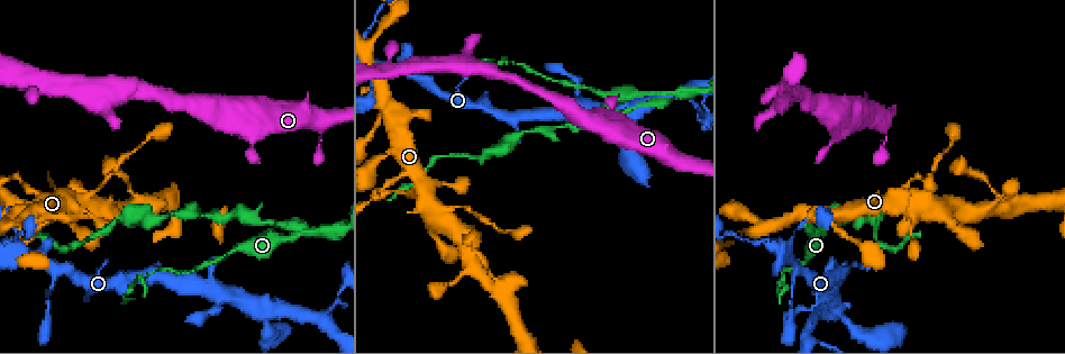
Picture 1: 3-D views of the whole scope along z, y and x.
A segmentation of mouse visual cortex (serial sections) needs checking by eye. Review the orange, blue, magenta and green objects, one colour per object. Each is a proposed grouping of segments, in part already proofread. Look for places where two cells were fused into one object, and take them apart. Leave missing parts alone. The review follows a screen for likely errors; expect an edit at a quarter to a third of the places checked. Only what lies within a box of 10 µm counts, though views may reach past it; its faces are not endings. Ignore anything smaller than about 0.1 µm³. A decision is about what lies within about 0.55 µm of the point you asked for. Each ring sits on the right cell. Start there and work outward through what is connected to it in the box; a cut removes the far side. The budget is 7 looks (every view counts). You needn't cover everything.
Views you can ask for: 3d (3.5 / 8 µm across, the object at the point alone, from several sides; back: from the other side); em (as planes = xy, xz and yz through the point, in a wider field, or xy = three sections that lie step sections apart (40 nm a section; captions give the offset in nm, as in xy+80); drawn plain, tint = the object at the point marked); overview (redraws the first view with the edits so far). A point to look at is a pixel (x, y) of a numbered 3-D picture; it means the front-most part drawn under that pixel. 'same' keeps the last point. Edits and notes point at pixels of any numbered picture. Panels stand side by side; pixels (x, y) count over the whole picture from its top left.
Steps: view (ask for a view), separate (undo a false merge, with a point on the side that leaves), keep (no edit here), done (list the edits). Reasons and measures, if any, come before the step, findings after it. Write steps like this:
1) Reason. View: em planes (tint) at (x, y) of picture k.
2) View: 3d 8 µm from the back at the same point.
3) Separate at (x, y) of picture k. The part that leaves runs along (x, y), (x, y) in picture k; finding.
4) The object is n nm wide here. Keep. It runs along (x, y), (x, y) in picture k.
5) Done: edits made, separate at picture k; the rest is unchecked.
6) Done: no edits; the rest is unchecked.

Side arm on a straight run. View: 3d 8 µm at (309, 231) of picture 1.

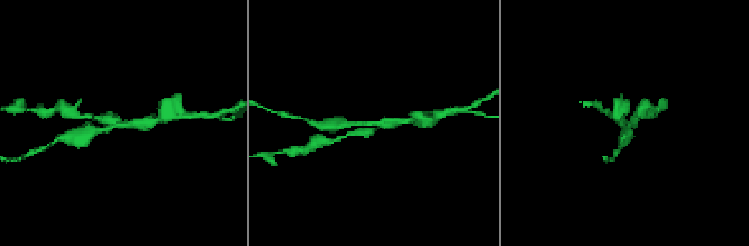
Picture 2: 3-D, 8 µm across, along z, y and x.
3 arms meet here; the arms are 150, 200, 200 nm wide. View: em planes (tint) at the same point.

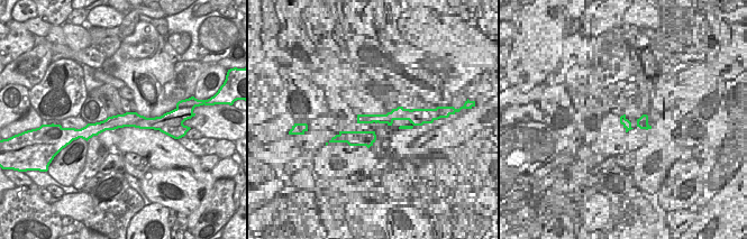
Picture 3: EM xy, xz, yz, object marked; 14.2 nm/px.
Separate at (174, 112) of picture 2. A second cell is stuck on.

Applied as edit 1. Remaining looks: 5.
Arms part here. View: 3d 3.5 µm at (264, 308) of picture 1.

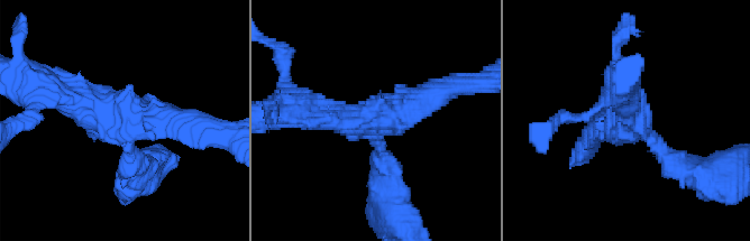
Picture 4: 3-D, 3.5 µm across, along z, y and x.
Shape alone is not enough. View: em xy step 1 (tint) at (635, 119) of picture 4.

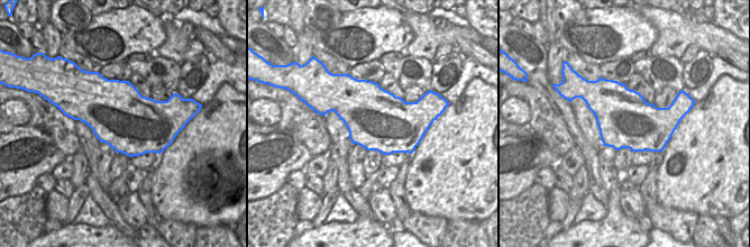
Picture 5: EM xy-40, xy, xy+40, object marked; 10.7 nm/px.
View: em xy step 3 (tint) at the same point.

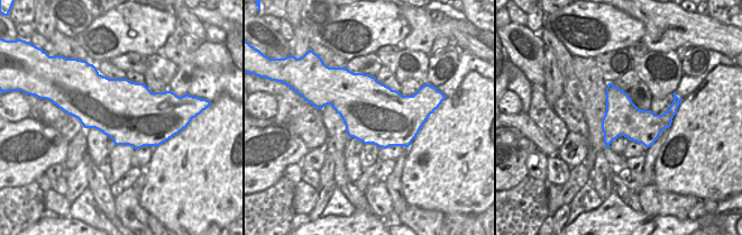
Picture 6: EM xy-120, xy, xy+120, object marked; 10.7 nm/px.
3 arms meet here. Keep. It runs along (51, 91), (112, 118), (189, 121) in picture 4; one cell here.

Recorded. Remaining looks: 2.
View: 3d 8 µm at (474, 67) of picture 1.

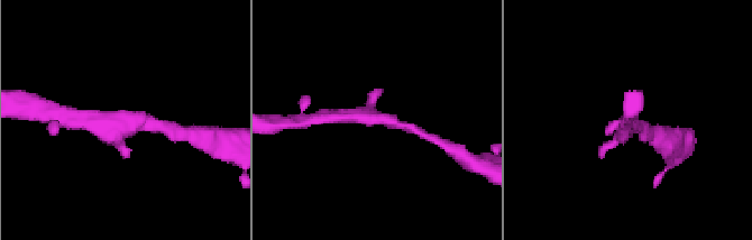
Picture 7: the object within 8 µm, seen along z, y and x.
View: 3d 3.5 µm at the same point.

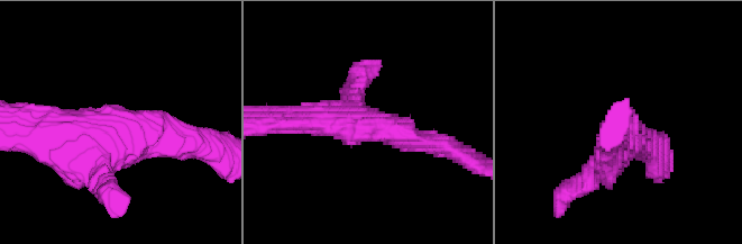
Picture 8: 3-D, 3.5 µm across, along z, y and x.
Keep. It runs along (437, 144), (382, 126), (289, 120) in picture 8; all the same cell.

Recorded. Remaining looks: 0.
Done: edits made, separate at picture 2; the rest is unchecked.

